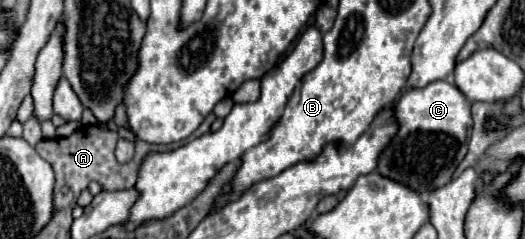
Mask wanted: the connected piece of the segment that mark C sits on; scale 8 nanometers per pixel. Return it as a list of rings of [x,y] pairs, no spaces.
[[[434,81],[422,89],[406,89],[394,109],[400,131],[386,147],[386,153],[380,155],[376,171],[422,193],[446,185],[468,151],[468,133],[472,129],[470,107],[472,103],[464,93],[448,81]]]

